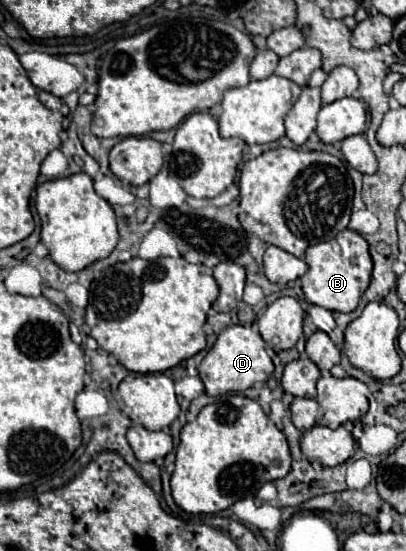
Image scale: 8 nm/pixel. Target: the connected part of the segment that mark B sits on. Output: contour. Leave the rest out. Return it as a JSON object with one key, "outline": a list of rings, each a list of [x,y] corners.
{"outline":[[[351,229],[341,231],[331,241],[307,247],[305,263],[309,265],[309,271],[301,277],[301,289],[305,293],[305,301],[339,313],[351,313],[359,305],[359,299],[365,293],[373,271],[373,261],[369,255],[367,241]]]}

